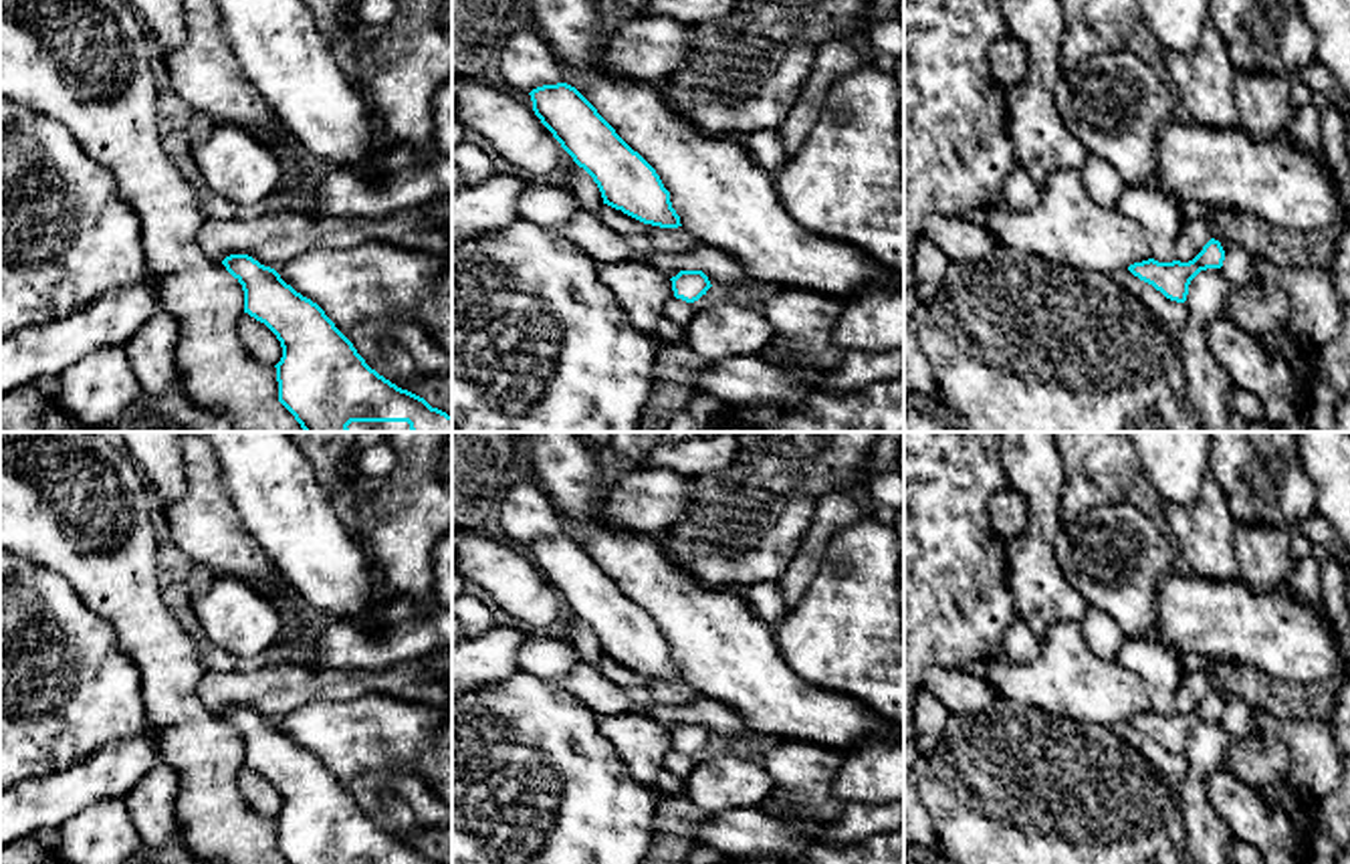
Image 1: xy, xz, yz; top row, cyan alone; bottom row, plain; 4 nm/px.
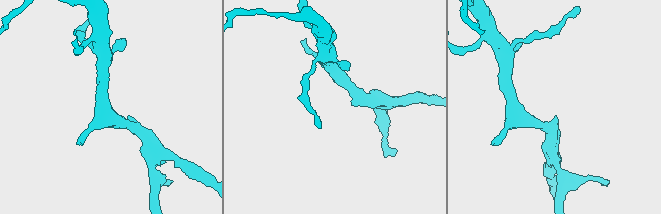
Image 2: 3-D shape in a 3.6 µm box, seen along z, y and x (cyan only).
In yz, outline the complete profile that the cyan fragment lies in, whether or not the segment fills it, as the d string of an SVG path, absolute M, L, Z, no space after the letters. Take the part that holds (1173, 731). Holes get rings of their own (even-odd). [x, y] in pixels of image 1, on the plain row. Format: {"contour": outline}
{"contour": "M1211 690L1203 703L1189 715L1172 713L1158 715L1154 711L1134 715L1128 723L1140 733L1152 737L1166 751L1185 755L1191 733L1207 721L1221 721L1225 703L1219 692Z"}

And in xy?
{"contour": "M248 707L222 713L242 737L244 765L280 793L278 854L289 864L442 864L398 840L357 805L325 763Z"}

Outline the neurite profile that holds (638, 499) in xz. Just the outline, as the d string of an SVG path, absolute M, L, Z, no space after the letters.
M670 468L611 472L601 521L617 533L660 533L680 521L692 503L694 478Z

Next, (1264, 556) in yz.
M1235 521L1235 547L1241 577L1257 593L1291 587L1296 559L1289 553L1291 531L1277 525Z

